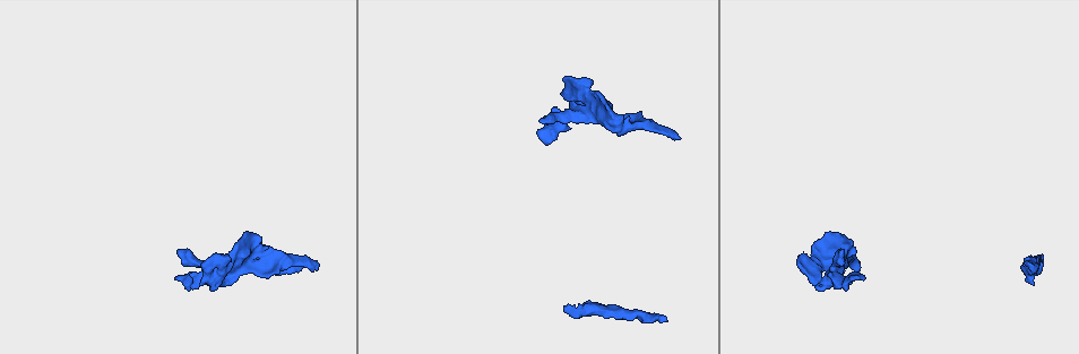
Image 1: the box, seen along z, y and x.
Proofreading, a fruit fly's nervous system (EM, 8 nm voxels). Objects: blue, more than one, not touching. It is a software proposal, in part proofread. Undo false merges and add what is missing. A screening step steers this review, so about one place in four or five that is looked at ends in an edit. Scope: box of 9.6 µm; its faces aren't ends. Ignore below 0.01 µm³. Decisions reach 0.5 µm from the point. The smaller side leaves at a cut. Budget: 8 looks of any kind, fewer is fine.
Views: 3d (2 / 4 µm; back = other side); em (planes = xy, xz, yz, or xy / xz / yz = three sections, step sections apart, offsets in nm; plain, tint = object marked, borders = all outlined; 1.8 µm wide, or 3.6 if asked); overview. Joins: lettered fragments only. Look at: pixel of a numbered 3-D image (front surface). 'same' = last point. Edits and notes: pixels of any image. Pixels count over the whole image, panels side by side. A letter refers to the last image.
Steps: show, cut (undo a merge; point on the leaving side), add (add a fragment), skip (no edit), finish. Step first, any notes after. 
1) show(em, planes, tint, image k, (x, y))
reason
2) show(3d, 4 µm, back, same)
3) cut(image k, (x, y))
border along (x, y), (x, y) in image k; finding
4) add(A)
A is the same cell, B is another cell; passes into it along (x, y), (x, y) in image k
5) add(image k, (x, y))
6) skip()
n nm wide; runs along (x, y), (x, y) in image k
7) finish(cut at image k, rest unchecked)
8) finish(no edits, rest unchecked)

show(3d, 2 µm, image 1, (664, 320))
an open end

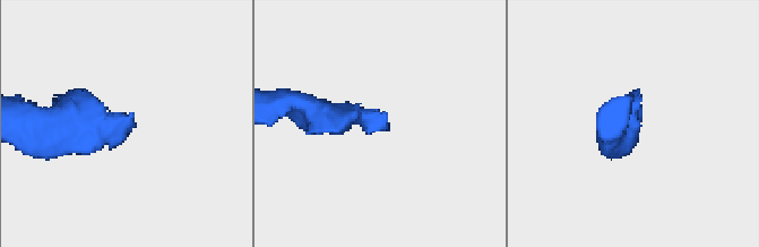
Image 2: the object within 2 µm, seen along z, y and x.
show(em, xz, step 16, borders, image 2, (132, 113))
shape alone is not enough

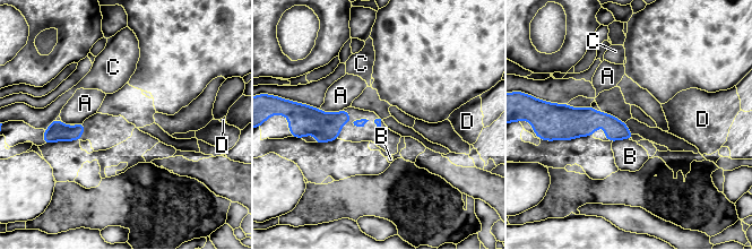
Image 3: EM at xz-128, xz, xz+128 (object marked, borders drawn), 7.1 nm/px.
skip()
A, B, C and D are other cells; no lettered fragment goes on from it

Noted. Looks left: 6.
show(em, planes, borders, image 1, (542, 141))
an open end

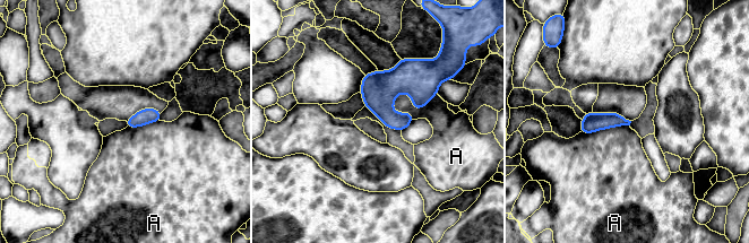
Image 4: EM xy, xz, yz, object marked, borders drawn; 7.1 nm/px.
skip()
A is another cell; border along (437, 93), (392, 107) in image 4; no lettered fragment goes on from it

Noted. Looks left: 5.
show(3d, 2 µm, image 1, (243, 256))
sharp bend

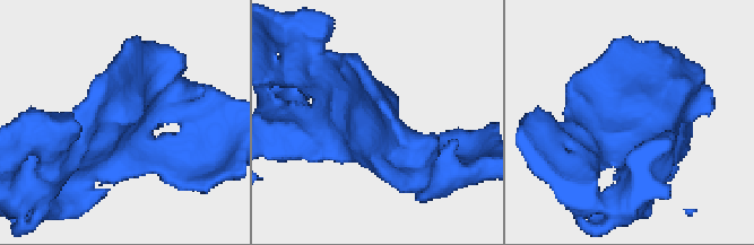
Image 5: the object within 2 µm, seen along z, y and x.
show(em, xz, step 4, tint, image 5, (652, 115))

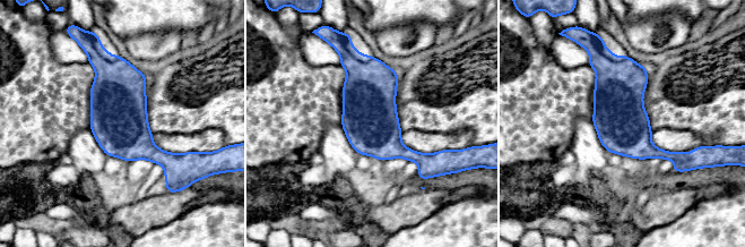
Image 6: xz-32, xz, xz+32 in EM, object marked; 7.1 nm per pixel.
show(em, planes, borders, same)

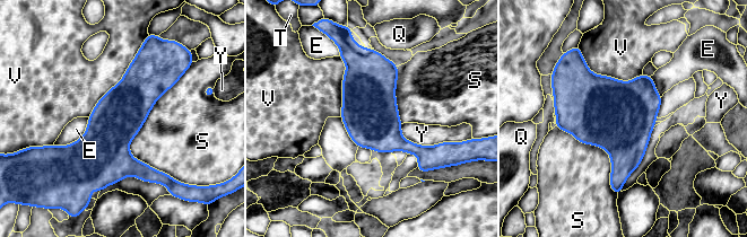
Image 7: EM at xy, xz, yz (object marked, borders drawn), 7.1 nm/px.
skip()
S touches over 750 nm; E, Q, S, T, V and Y are other cells; border along (183, 73), (129, 146), (171, 177) in image 7; all the same neuron

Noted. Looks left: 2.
finish(no edits, rest unchecked)

